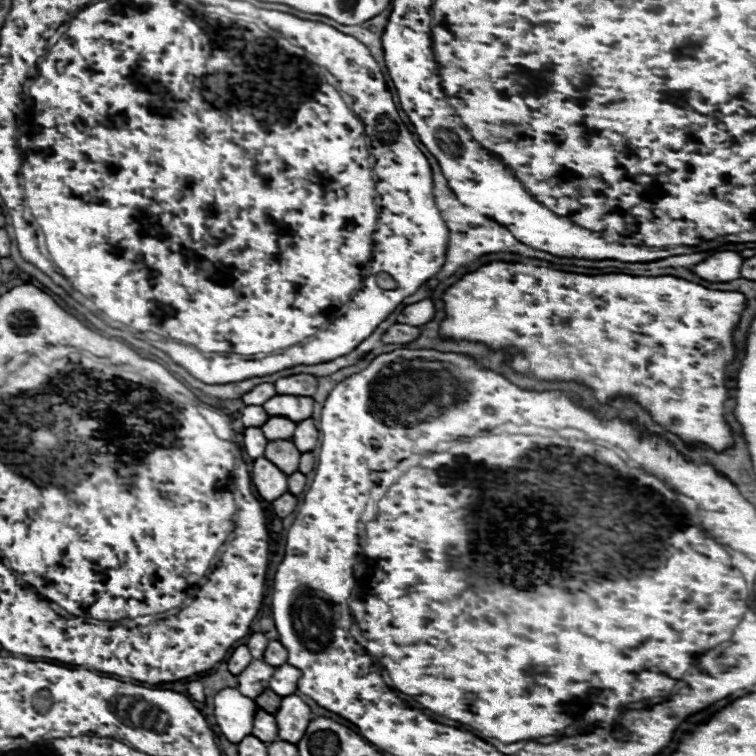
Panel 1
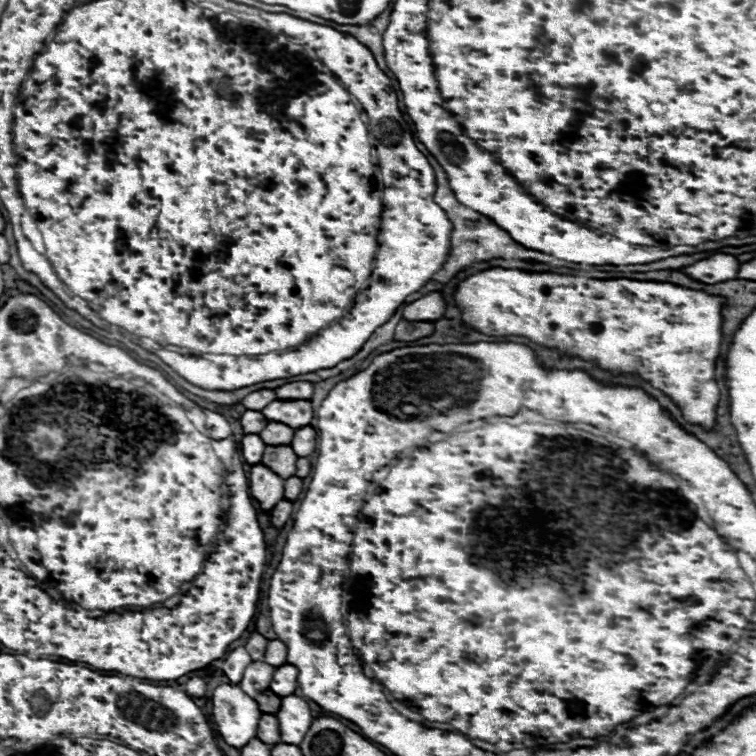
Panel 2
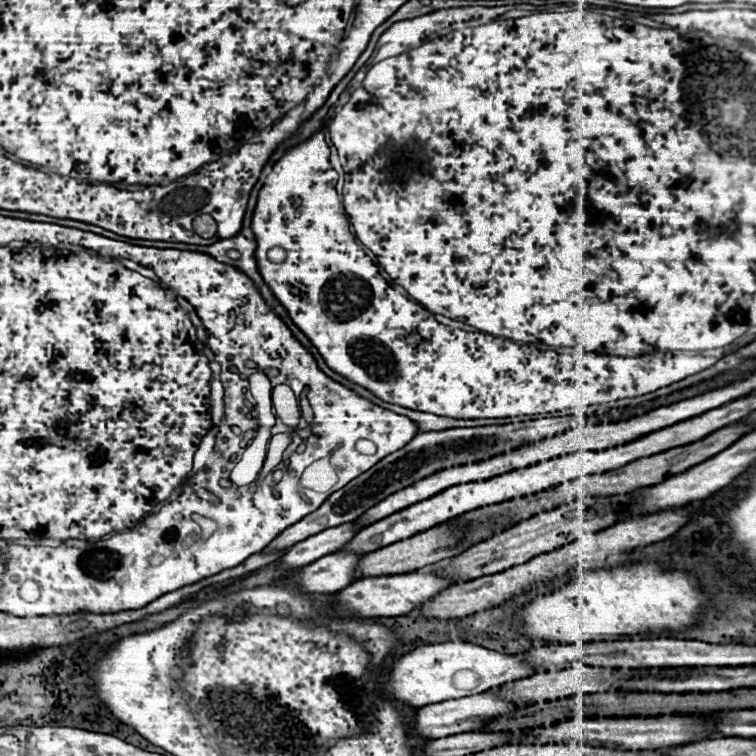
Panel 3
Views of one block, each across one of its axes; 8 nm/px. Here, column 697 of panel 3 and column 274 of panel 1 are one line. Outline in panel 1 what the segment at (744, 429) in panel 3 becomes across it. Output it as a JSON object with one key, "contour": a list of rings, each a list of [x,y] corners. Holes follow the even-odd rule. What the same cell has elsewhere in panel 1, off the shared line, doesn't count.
{"contour":[[[274,440],[268,442],[264,456],[276,464],[284,474],[294,474],[298,470],[298,460],[300,460],[300,452],[294,446],[292,440]]]}

